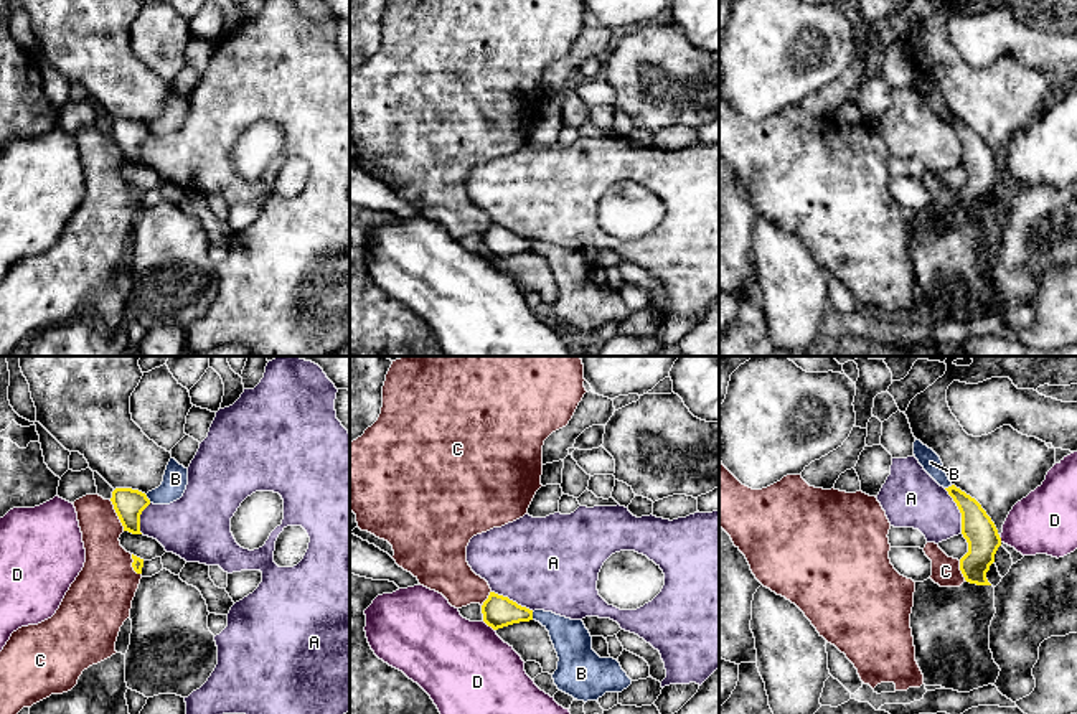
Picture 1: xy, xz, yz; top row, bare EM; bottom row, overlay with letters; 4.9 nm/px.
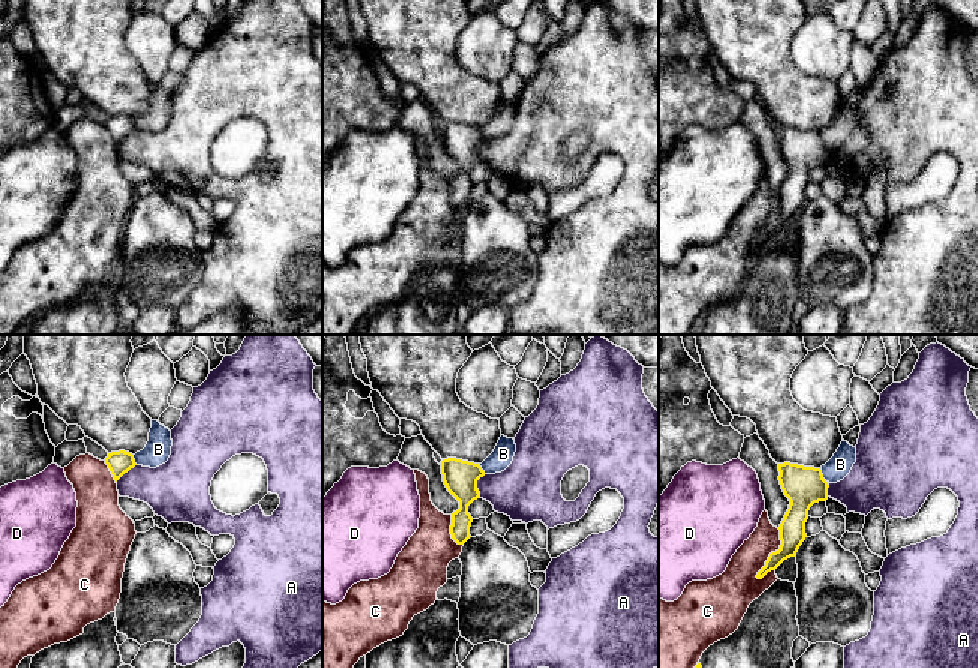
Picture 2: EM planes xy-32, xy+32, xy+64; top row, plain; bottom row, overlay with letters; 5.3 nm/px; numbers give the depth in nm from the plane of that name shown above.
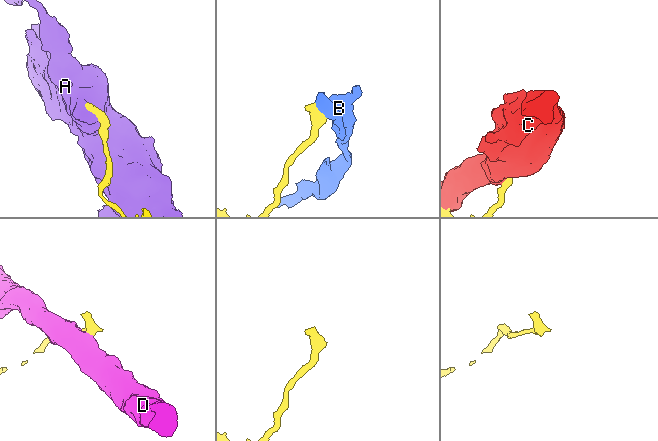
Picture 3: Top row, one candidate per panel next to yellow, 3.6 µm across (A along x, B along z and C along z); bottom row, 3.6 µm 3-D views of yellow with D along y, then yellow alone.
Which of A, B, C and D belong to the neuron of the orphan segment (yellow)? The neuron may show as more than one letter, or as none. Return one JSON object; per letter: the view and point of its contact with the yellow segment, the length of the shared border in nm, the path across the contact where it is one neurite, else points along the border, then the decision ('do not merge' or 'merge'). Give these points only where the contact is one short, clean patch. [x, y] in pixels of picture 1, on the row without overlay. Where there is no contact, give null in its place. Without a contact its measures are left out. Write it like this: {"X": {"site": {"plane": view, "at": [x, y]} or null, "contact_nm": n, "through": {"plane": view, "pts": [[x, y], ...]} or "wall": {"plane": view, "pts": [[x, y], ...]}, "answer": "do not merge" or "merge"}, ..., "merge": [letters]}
{"A": {"site": {"plane": "yz", "at": [960, 142]}, "contact_nm": 240, "wall": {"plane": "yz", "pts": [[944, 119], [960, 144], [962, 164]]}, "answer": "do not merge"}, "B": {"site": {"plane": "xy", "at": [147, 129]}, "contact_nm": 50, "through": {"plane": "xy", "pts": [[129, 134], [147, 129], [157, 127], [175, 109]]}, "answer": "merge"}, "C": {"site": {"plane": "xy", "at": [117, 145]}, "contact_nm": 170, "answer": "do not merge"}, "D": {"site": {"plane": "xz", "at": [489, 256]}, "contact_nm": 80, "wall": {"plane": "xz", "pts": [[484, 251], [493, 261]]}, "answer": "do not merge"}, "merge": ["B"]}

